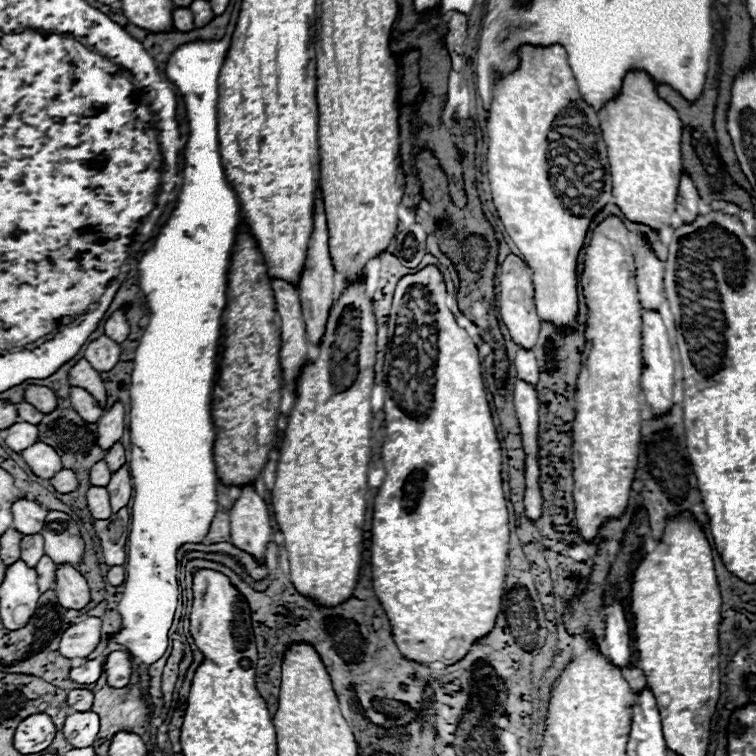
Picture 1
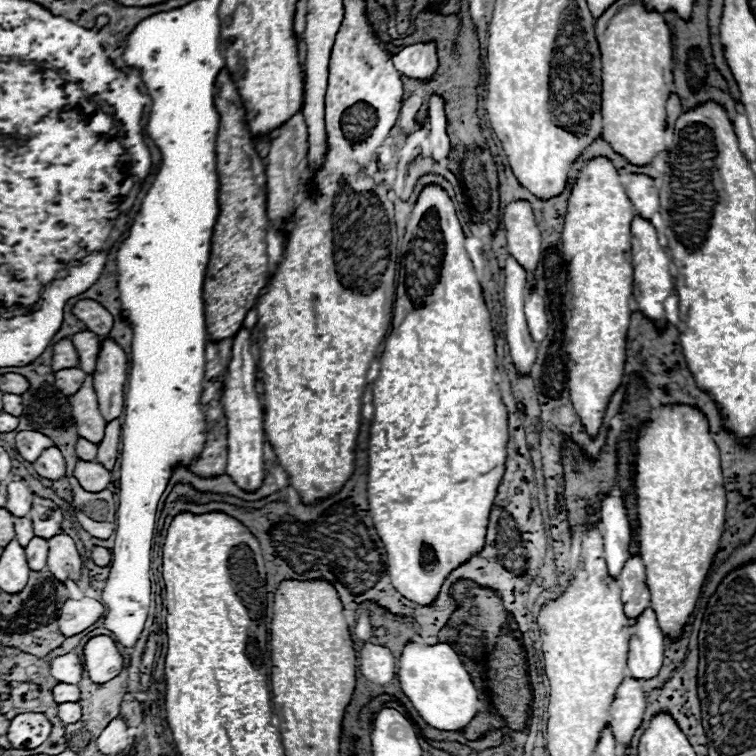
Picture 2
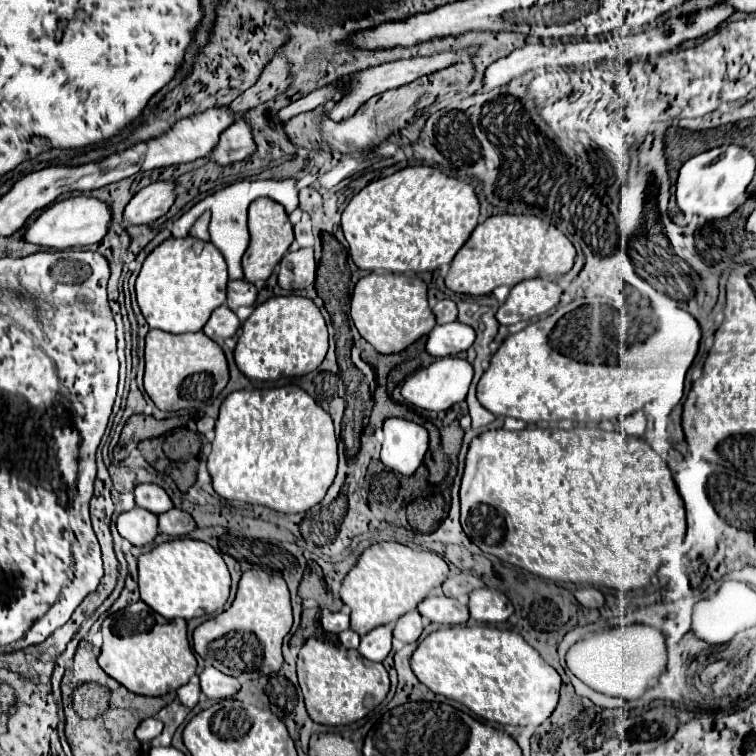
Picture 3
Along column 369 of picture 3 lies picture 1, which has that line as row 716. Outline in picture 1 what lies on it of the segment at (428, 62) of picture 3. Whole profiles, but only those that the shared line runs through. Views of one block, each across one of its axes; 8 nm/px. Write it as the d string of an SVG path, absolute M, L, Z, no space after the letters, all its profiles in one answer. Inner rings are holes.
M74 712L64 722L64 736L74 748L88 748L100 732L100 716L94 712Z

